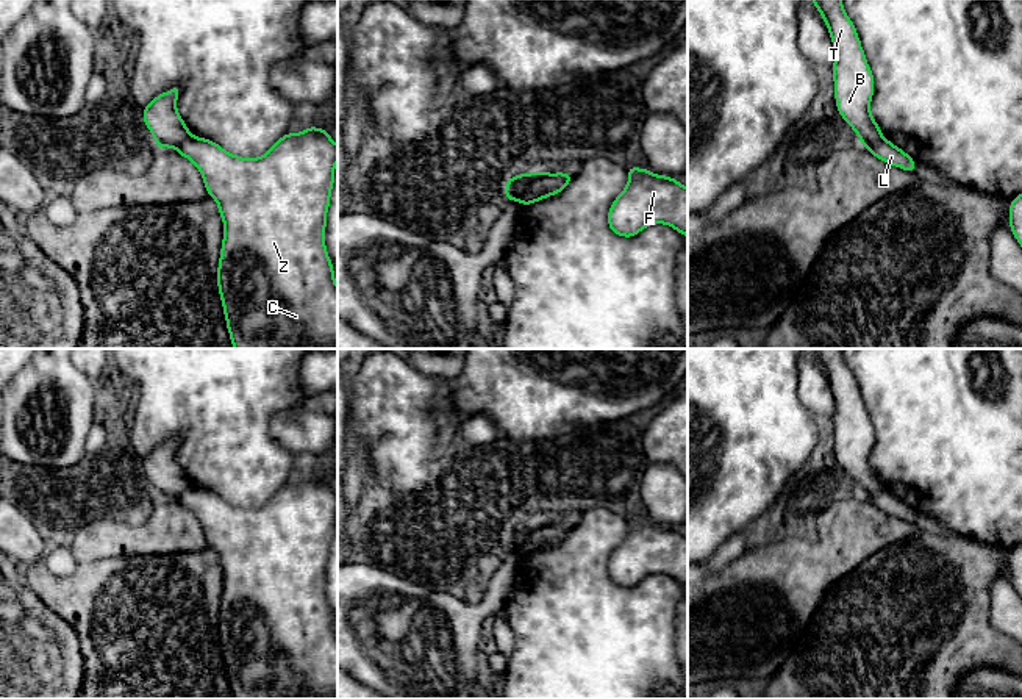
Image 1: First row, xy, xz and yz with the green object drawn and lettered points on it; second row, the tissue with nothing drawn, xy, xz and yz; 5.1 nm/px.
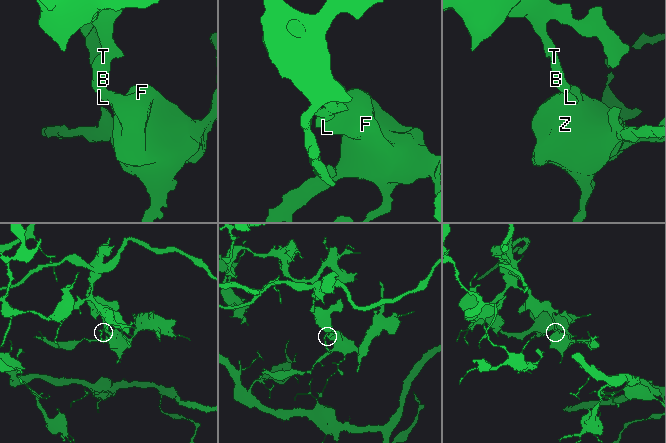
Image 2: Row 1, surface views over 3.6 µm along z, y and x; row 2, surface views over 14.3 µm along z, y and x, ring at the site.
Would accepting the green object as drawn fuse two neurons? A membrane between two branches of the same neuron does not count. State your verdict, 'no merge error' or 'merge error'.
merge error

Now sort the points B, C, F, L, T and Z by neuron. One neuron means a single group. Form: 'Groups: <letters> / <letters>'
Groups: B T / C F L Z

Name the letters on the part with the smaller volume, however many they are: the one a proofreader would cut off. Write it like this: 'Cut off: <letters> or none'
Cut off: C, F, L, Z

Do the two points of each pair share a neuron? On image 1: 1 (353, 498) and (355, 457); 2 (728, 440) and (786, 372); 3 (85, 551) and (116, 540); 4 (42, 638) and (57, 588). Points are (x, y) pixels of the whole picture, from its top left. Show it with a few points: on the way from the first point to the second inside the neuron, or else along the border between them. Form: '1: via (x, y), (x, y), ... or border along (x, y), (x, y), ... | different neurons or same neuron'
1: via (353, 488), (355, 466) | same neuron
2: via (736, 422), (769, 390) | same neuron
3: via (92, 543), (108, 540) | same neuron
4: border along (25, 584), (77, 635) | different neurons

